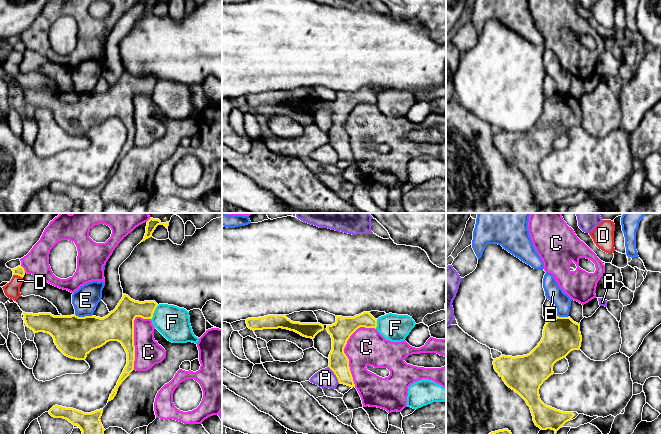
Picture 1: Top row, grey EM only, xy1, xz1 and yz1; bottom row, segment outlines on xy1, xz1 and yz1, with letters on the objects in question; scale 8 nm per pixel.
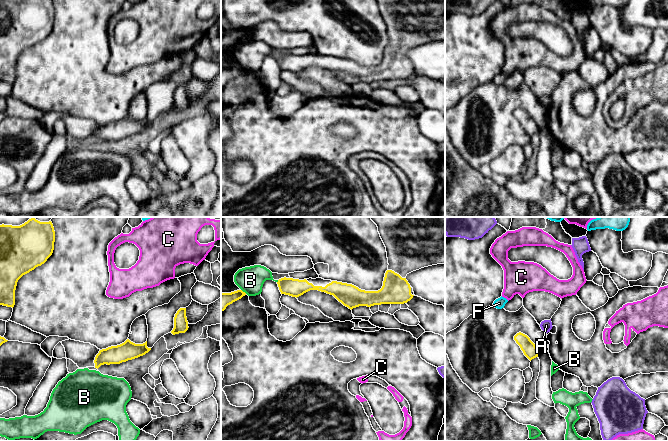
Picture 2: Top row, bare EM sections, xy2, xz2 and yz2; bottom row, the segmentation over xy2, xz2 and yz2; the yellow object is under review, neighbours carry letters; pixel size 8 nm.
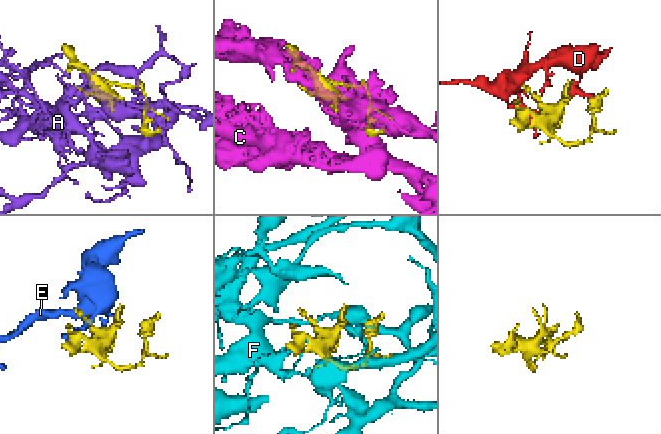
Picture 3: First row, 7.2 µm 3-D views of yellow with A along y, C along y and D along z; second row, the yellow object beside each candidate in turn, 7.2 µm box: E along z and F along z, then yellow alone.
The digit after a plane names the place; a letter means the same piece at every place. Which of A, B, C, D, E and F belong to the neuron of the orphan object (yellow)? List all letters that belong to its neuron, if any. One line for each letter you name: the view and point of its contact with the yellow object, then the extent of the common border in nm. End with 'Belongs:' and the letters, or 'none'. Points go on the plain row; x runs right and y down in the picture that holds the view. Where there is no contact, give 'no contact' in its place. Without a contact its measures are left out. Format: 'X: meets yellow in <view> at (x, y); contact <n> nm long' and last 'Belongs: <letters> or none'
Belongs: none

